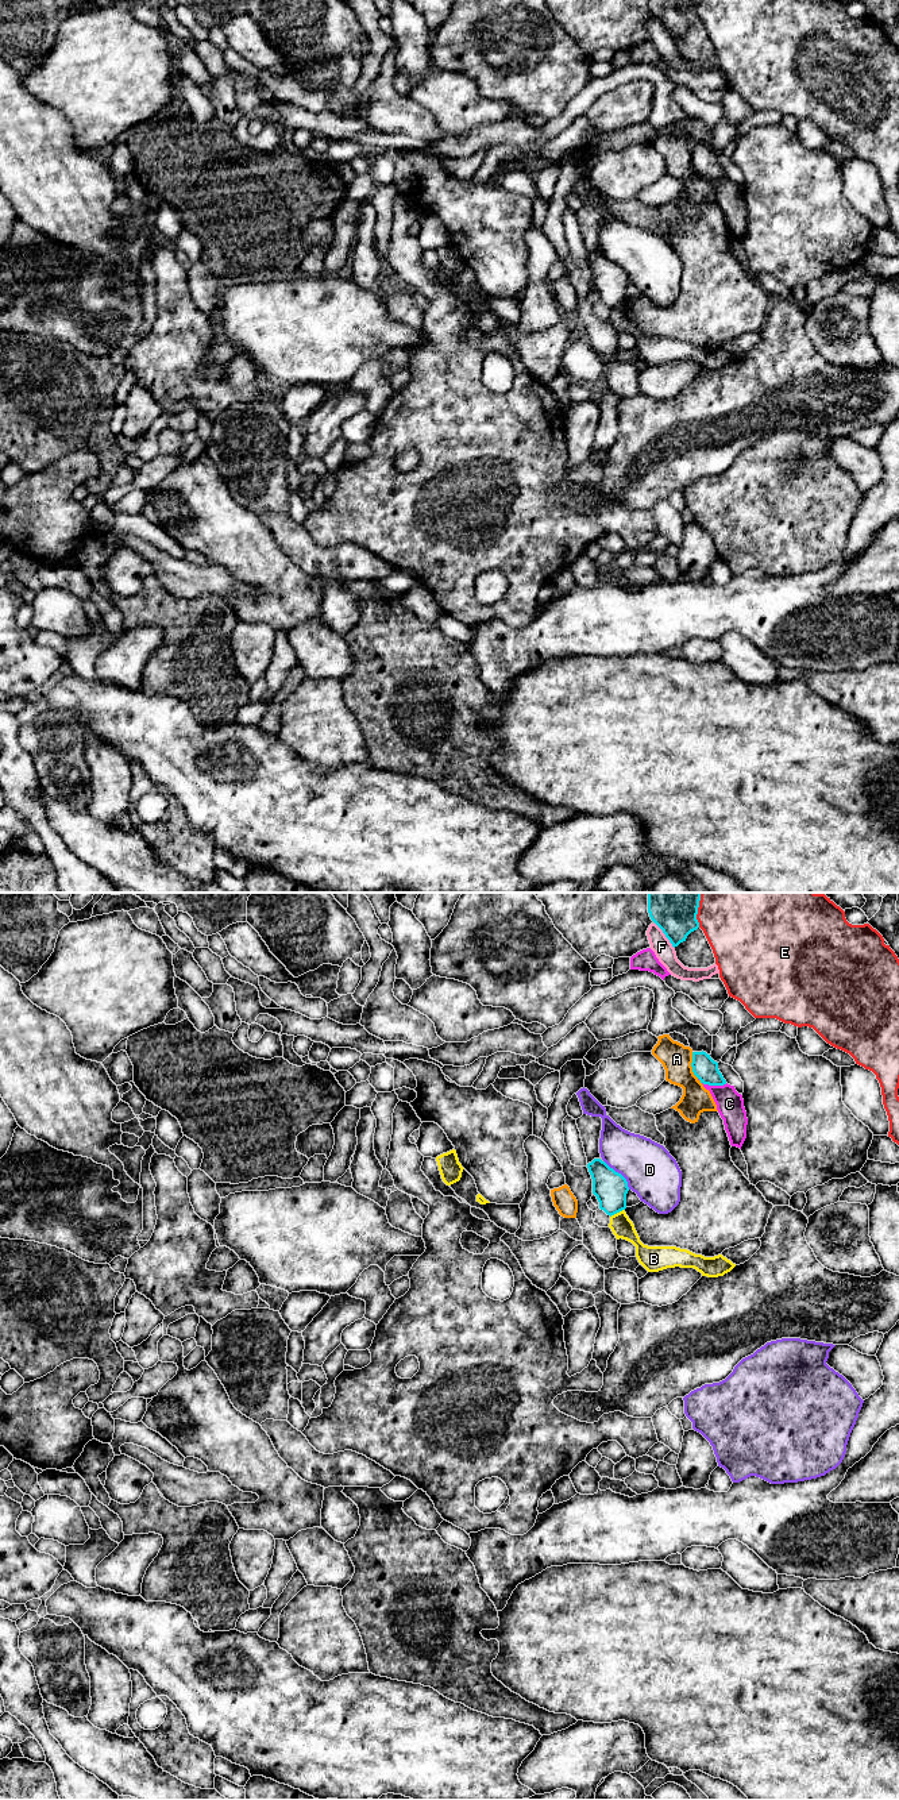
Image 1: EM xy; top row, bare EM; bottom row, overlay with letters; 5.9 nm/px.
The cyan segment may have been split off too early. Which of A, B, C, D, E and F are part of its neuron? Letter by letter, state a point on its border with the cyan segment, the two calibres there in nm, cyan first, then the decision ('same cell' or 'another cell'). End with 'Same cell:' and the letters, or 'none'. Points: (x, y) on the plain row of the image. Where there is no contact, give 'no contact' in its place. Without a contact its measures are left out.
A: xy (693, 161) | 150/180 nm | another cell
B: xy (617, 304) | 200/130 nm | another cell
C: xy (714, 177) | 150/160 nm | another cell
D: xy (620, 266) | 200/300 nm | another cell
E: xy (695, 10) | 190/320 nm | another cell
F: xy (666, 29) | 190/120 nm | another cell
Same cell: none

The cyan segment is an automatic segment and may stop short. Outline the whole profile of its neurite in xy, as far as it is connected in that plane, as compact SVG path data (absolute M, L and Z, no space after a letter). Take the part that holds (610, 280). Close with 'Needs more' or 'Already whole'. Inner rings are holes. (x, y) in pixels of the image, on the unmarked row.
M594 251L587 257L587 261L593 271L593 286L599 294L599 301L610 309L625 302L629 284L626 271L601 251Z. Already whole

